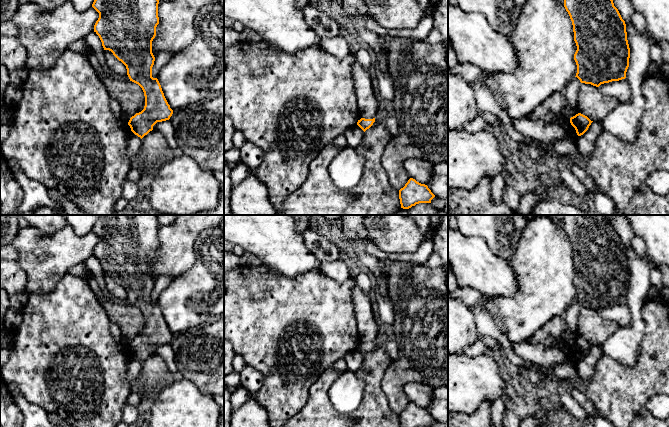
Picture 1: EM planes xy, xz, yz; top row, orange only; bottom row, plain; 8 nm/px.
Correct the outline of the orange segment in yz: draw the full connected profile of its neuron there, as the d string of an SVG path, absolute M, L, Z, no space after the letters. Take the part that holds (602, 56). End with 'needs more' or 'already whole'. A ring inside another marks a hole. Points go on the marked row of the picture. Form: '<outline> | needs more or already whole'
M564 0L564 7L573 25L577 50L574 60L576 76L581 83L599 87L601 84L626 78L629 67L630 48L626 24L613 0Z | already whole

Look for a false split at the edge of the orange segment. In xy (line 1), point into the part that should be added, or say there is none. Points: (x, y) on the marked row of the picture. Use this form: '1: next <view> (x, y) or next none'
1: next none

